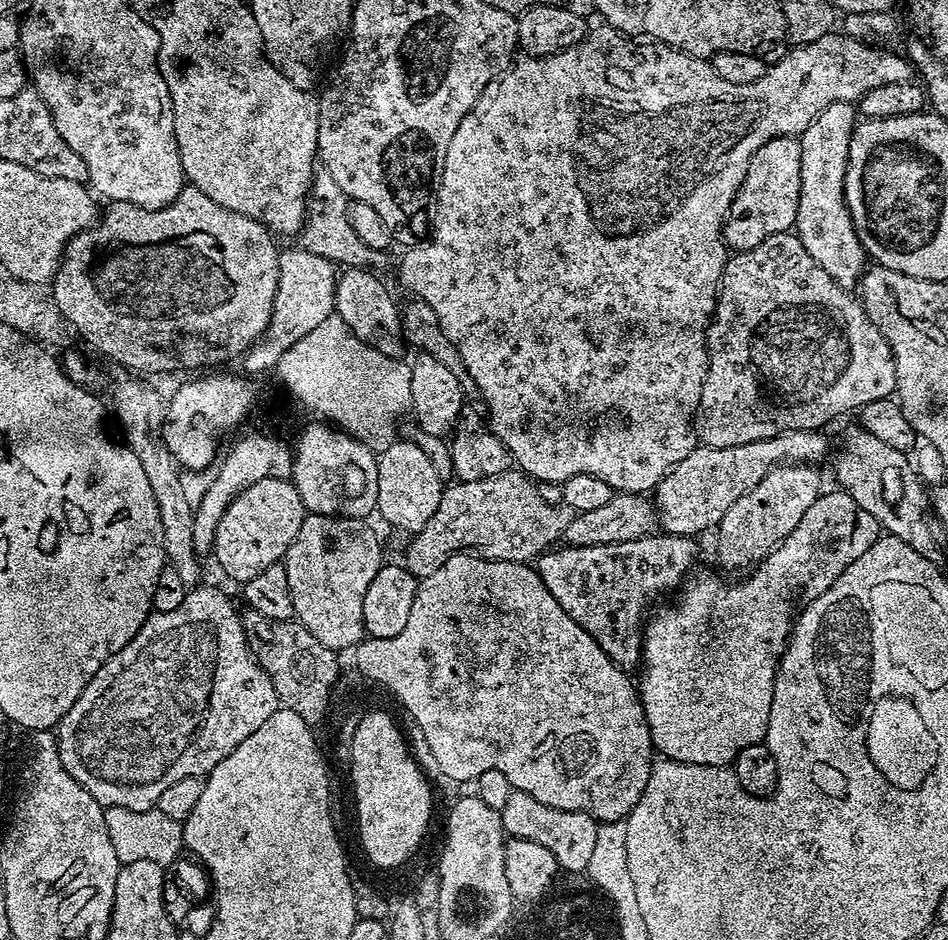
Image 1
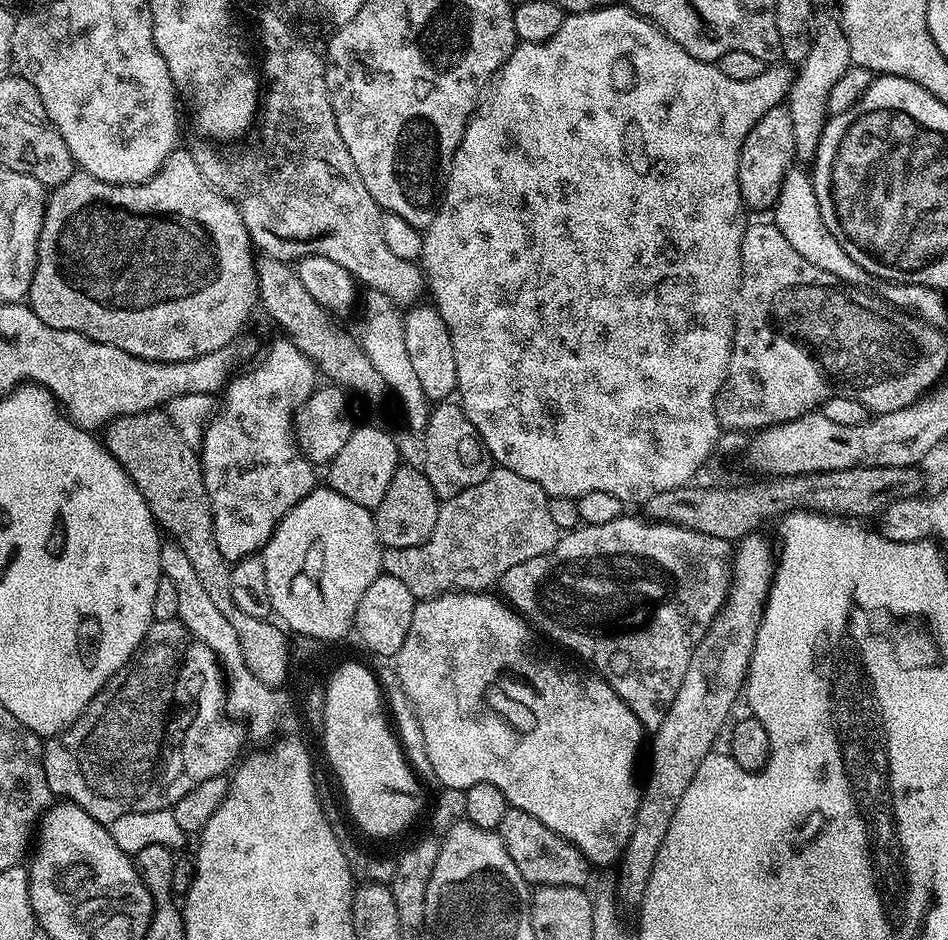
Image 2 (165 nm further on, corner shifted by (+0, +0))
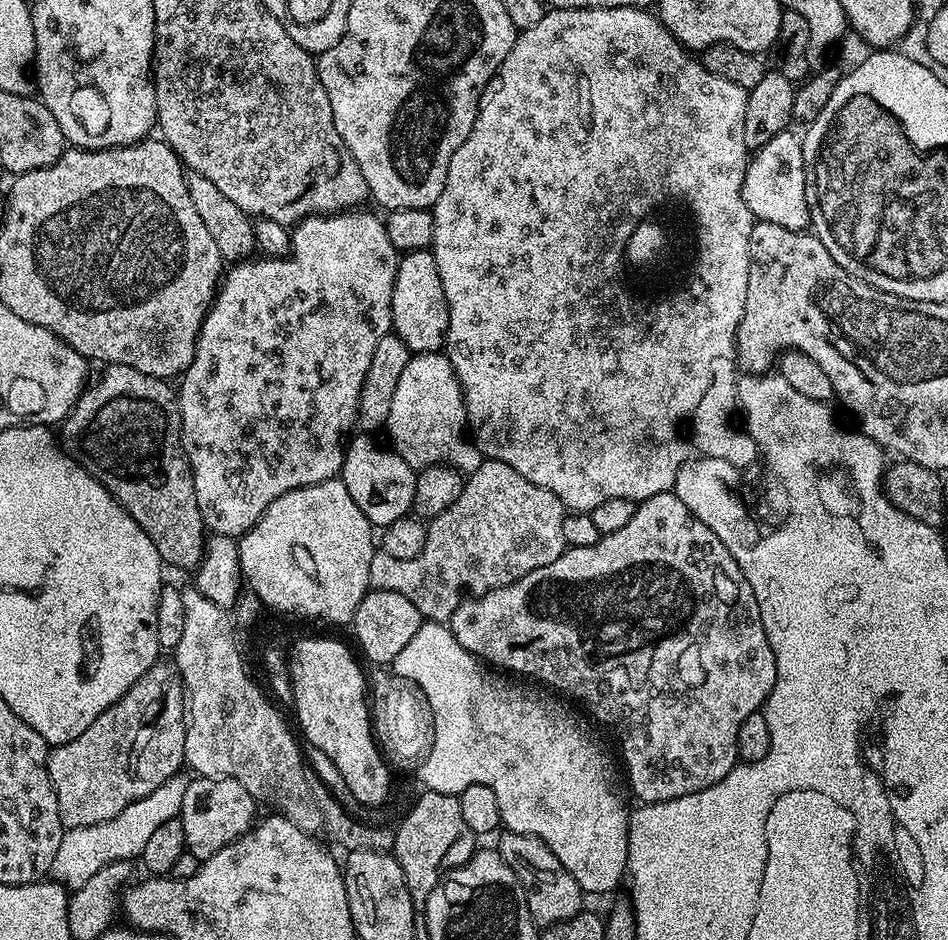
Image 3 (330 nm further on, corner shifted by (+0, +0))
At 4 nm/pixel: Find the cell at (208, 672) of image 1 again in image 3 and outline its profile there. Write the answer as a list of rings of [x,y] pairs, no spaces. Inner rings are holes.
[[[158,662],[114,702],[78,738],[65,744],[55,745],[48,754],[48,773],[58,798],[58,814],[65,829],[85,828],[102,822],[110,822],[126,806],[146,798],[162,786],[170,777],[177,775],[185,767],[184,747],[186,746],[186,697],[184,684],[180,680],[180,671],[175,663]]]

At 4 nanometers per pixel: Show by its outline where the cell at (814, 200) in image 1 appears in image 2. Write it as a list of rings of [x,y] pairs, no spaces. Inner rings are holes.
[[[817,11],[812,18],[810,35],[812,37],[810,54],[806,54],[804,61],[798,65],[798,75],[793,79],[786,97],[790,122],[794,122],[795,159],[805,162],[811,162],[816,158],[824,121],[829,117],[826,98],[830,98],[830,89],[834,87],[834,82],[838,82],[838,78],[842,78],[842,74],[846,74],[848,68],[853,67],[850,46],[846,42],[844,26],[839,15],[832,13],[831,16],[828,12]]]

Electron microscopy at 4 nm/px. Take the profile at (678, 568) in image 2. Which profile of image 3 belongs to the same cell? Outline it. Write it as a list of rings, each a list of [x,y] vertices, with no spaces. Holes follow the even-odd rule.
[[[675,491],[654,494],[639,501],[634,510],[634,518],[630,518],[629,524],[622,526],[622,530],[614,530],[614,534],[601,536],[598,542],[594,542],[594,546],[568,548],[558,559],[550,562],[550,566],[542,566],[518,578],[518,582],[510,586],[494,588],[482,596],[461,600],[454,610],[450,627],[454,638],[458,638],[458,642],[462,642],[462,646],[466,646],[466,650],[485,665],[503,670],[505,673],[513,672],[508,674],[516,678],[539,682],[545,689],[561,697],[569,696],[585,708],[583,711],[593,721],[596,719],[598,723],[613,728],[617,738],[620,739],[619,759],[622,761],[623,775],[624,772],[628,775],[628,784],[632,787],[633,794],[640,799],[641,805],[670,802],[686,794],[706,790],[714,786],[714,782],[722,782],[722,778],[726,778],[726,774],[730,774],[730,770],[737,767],[736,747],[738,730],[742,727],[742,722],[746,722],[750,714],[763,709],[765,702],[768,701],[768,695],[776,685],[774,650],[762,626],[762,614],[758,610],[754,590],[750,590],[750,582],[746,582],[730,550],[726,550],[726,546],[718,542],[718,534],[714,534],[714,530],[710,530],[706,522],[698,522],[698,518],[694,518],[694,514],[686,510],[682,498],[678,498]]]

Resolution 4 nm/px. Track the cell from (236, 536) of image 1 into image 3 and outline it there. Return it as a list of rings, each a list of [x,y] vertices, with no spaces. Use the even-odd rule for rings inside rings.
[[[349,210],[330,216],[307,216],[291,229],[288,255],[260,258],[264,260],[249,258],[233,263],[223,273],[223,283],[196,336],[194,362],[190,362],[178,380],[180,437],[192,467],[198,510],[209,533],[237,538],[244,536],[255,526],[258,518],[266,514],[270,502],[282,498],[282,494],[290,490],[337,479],[340,469],[344,467],[346,440],[340,436],[347,437],[353,431],[356,414],[360,411],[360,391],[362,382],[366,382],[366,370],[370,370],[370,362],[374,362],[374,350],[378,350],[378,342],[382,342],[382,338],[392,332],[392,295],[401,257],[394,242],[390,242],[390,234],[386,234],[383,219],[364,211]]]

